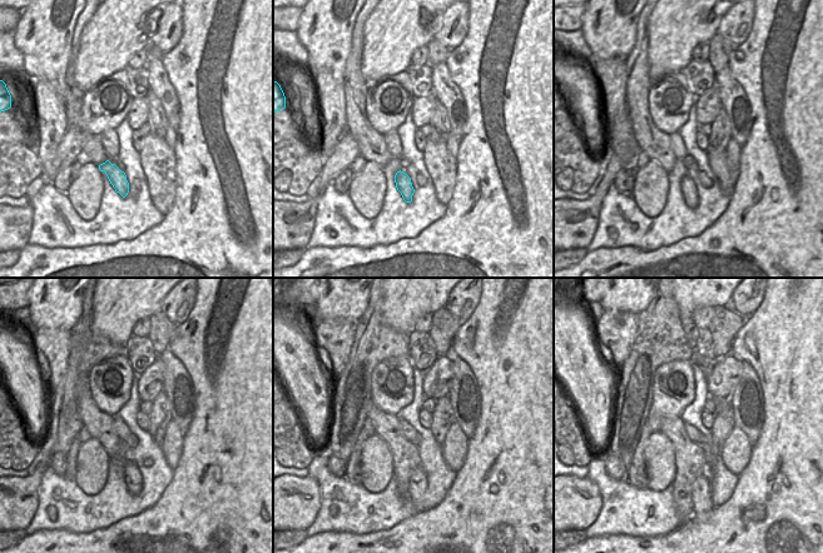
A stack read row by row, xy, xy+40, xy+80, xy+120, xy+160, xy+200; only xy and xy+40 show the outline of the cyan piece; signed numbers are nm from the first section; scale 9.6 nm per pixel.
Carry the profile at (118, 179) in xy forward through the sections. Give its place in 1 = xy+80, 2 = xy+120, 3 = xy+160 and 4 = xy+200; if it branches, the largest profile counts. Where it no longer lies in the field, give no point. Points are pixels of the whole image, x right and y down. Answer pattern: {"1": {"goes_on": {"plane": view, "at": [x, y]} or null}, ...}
{"1": {"goes_on": {"plane": "xy+80", "at": [689, 190]}}, "2": {"goes_on": {"plane": "xy+120", "at": [132, 476]}}, "3": {"goes_on": {"plane": "xy+160", "at": [417, 482]}}, "4": {"goes_on": {"plane": "xy+200", "at": [700, 491]}}}

